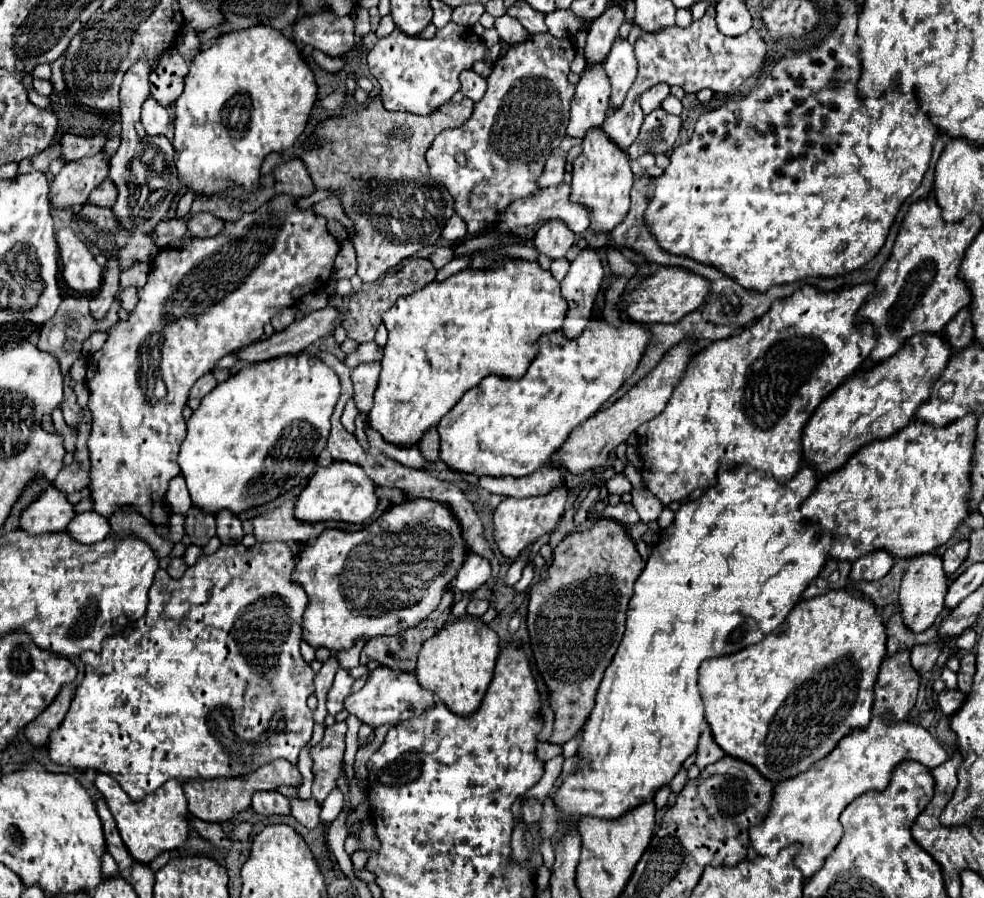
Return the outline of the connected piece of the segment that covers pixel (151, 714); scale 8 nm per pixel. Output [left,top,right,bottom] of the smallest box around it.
[49,543,313,801]

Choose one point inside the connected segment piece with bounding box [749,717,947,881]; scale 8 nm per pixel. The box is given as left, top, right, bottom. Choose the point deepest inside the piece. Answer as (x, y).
(805, 810)

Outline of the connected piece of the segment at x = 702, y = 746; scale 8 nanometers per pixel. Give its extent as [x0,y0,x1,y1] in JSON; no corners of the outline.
[695,729,725,769]

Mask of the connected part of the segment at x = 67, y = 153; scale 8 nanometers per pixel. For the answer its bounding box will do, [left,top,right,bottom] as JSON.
[59,131,107,163]

